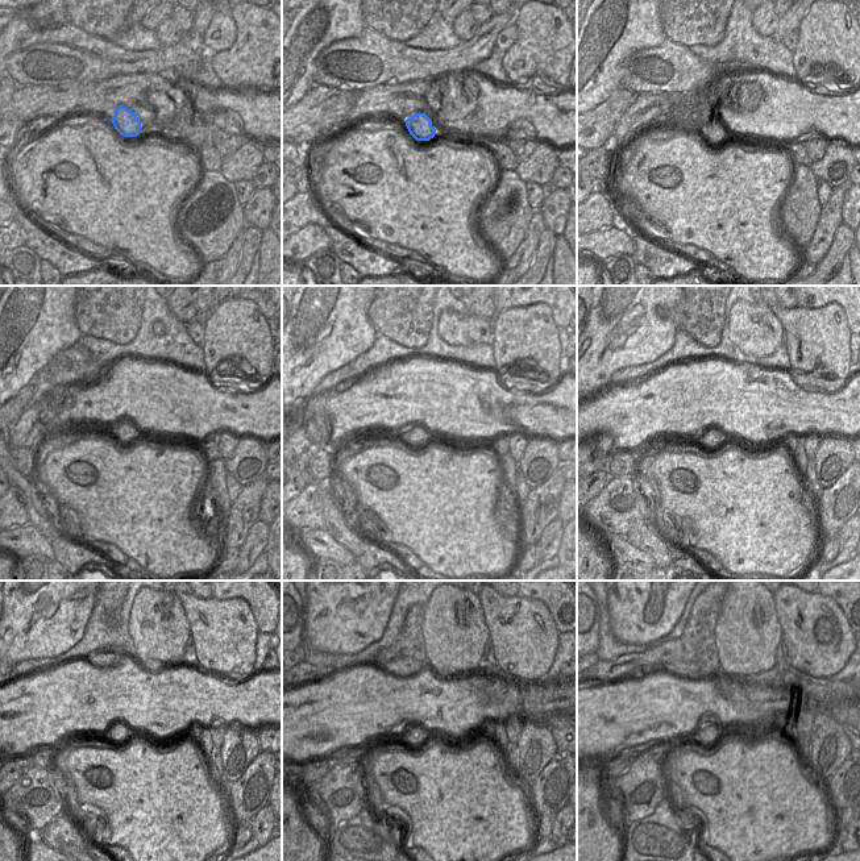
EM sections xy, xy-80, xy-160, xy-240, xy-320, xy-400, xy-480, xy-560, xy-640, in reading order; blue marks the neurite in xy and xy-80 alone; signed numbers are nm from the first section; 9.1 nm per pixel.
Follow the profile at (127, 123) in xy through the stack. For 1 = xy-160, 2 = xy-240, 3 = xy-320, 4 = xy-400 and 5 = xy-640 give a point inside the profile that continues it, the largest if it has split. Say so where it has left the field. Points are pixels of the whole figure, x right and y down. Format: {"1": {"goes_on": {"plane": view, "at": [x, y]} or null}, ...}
{"1": {"goes_on": {"plane": "xy-160", "at": [714, 130]}}, "2": {"goes_on": {"plane": "xy-240", "at": [124, 429]}}, "3": {"goes_on": {"plane": "xy-320", "at": [418, 435]}}, "4": {"goes_on": {"plane": "xy-400", "at": [707, 439]}}, "5": {"goes_on": {"plane": "xy-640", "at": [707, 733]}}}

